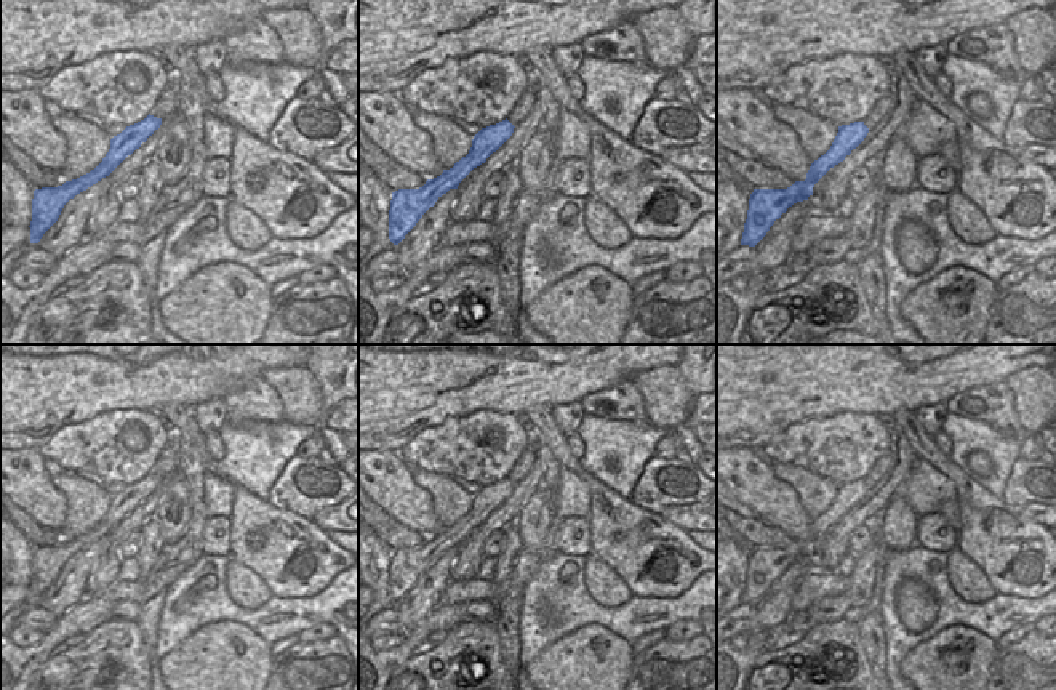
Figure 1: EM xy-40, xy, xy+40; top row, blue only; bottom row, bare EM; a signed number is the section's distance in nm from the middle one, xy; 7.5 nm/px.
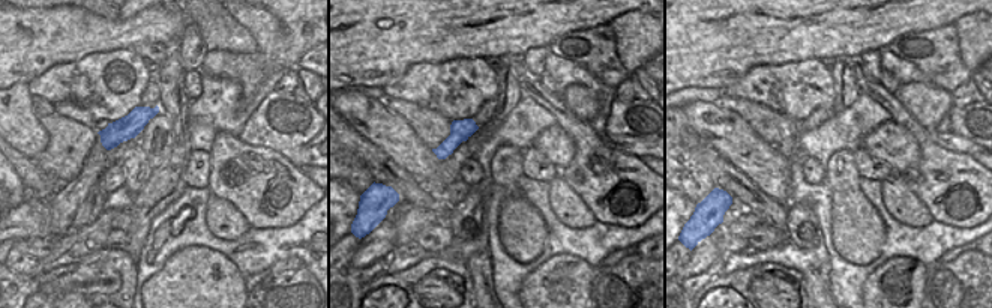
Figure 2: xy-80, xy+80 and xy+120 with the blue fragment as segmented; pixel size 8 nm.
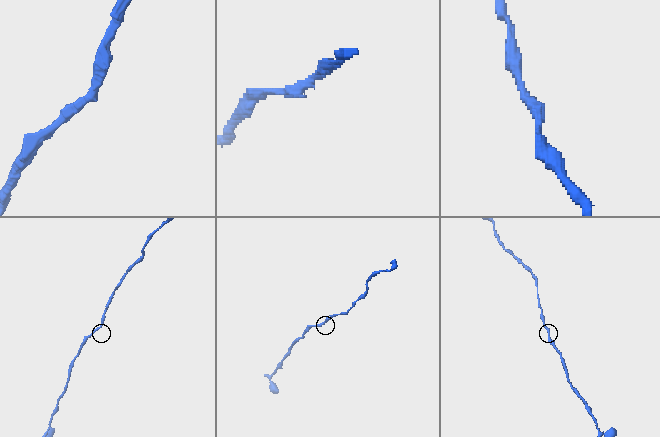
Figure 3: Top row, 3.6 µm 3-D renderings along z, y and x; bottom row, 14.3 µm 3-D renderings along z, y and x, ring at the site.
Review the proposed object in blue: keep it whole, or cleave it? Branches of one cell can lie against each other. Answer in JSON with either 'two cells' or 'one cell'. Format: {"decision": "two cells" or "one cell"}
{"decision": "one cell"}

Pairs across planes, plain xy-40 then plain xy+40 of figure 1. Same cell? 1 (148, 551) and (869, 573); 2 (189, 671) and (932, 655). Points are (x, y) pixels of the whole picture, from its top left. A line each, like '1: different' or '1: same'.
1: same
2: same

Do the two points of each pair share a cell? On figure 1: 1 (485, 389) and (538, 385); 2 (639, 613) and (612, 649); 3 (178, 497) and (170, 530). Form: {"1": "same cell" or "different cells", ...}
{"1": "same cell", "2": "different cells", "3": "same cell"}

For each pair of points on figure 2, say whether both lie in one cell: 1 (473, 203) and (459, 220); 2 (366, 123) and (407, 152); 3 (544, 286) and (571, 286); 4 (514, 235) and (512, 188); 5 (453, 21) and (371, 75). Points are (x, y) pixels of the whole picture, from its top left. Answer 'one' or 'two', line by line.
1: one
2: one
3: one
4: one
5: one

